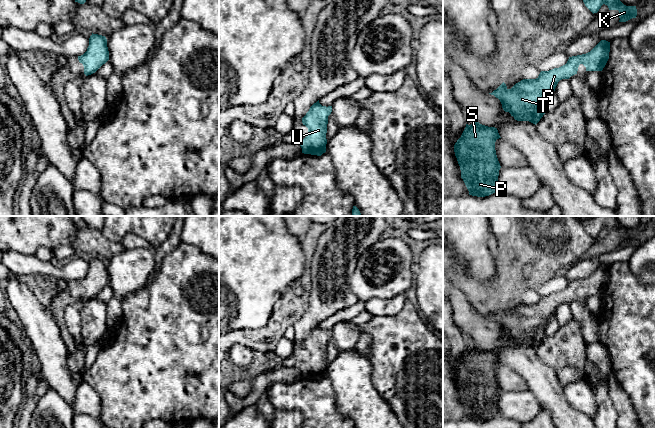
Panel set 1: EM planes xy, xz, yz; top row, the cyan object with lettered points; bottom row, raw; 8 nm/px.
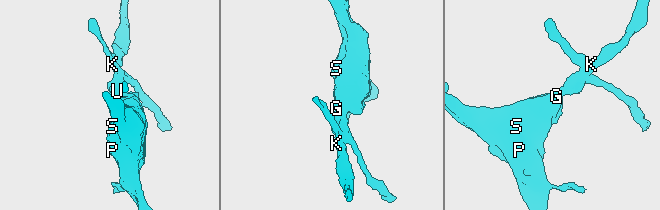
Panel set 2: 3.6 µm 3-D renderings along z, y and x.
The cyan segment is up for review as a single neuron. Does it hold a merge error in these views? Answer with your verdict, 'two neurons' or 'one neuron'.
one neuron

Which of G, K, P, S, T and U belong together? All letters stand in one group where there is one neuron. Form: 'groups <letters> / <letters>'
groups G K P S T U

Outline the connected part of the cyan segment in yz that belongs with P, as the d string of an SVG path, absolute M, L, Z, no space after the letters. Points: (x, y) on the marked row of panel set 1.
M474 120L473 124L466 124L455 143L455 156L469 195L485 197L501 191L498 181L501 166L495 150L499 138L497 128Z

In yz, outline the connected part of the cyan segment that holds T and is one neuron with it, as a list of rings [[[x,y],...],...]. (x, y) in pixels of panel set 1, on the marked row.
[[[601,40],[590,52],[582,55],[569,57],[567,63],[559,68],[549,71],[541,71],[536,79],[523,79],[516,83],[511,89],[508,89],[503,82],[491,95],[498,98],[505,112],[509,112],[517,121],[529,121],[537,124],[546,113],[546,100],[549,91],[554,90],[558,82],[562,79],[569,79],[577,74],[578,67],[583,64],[586,71],[602,71],[605,67],[610,52],[610,42]]]

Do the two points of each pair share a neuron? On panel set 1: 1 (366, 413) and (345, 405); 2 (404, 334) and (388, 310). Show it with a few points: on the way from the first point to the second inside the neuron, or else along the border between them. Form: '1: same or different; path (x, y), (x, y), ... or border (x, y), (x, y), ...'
1: same; path (361, 408), (358, 405), (350, 405)
2: different; border (407, 300), (404, 306), (394, 315), (373, 316)

